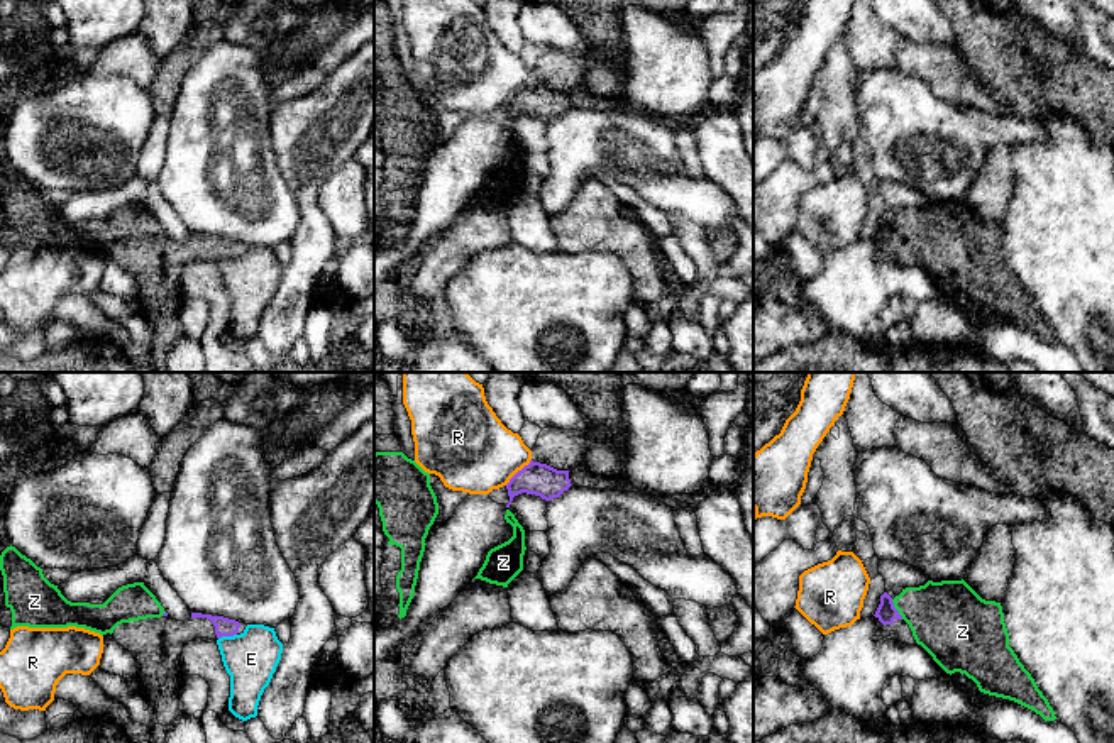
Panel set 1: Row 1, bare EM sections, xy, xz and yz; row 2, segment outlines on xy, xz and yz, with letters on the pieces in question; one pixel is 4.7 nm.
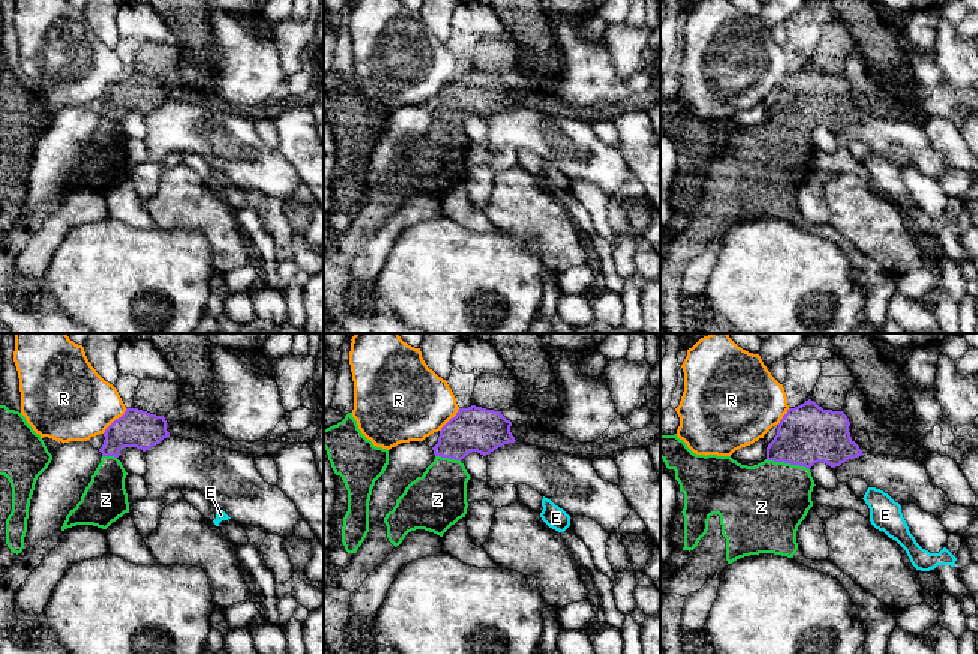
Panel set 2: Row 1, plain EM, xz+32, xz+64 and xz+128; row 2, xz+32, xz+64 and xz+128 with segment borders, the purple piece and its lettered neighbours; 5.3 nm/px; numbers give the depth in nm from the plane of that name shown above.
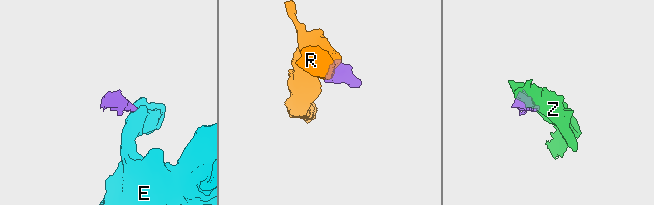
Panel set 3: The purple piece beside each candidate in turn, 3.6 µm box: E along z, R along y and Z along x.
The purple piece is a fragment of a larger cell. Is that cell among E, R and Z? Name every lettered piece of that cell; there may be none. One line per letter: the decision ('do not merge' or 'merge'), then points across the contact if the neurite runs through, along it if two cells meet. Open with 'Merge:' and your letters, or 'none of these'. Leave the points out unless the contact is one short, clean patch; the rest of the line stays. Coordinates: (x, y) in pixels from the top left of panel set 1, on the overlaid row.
Merge: Z
E: do not merge; border xy (236, 633), (219, 638)
R: do not merge; border xz (530, 459), (505, 484)
Z: merge; way yz (886, 611), (896, 610), (932, 610), (947, 618)

